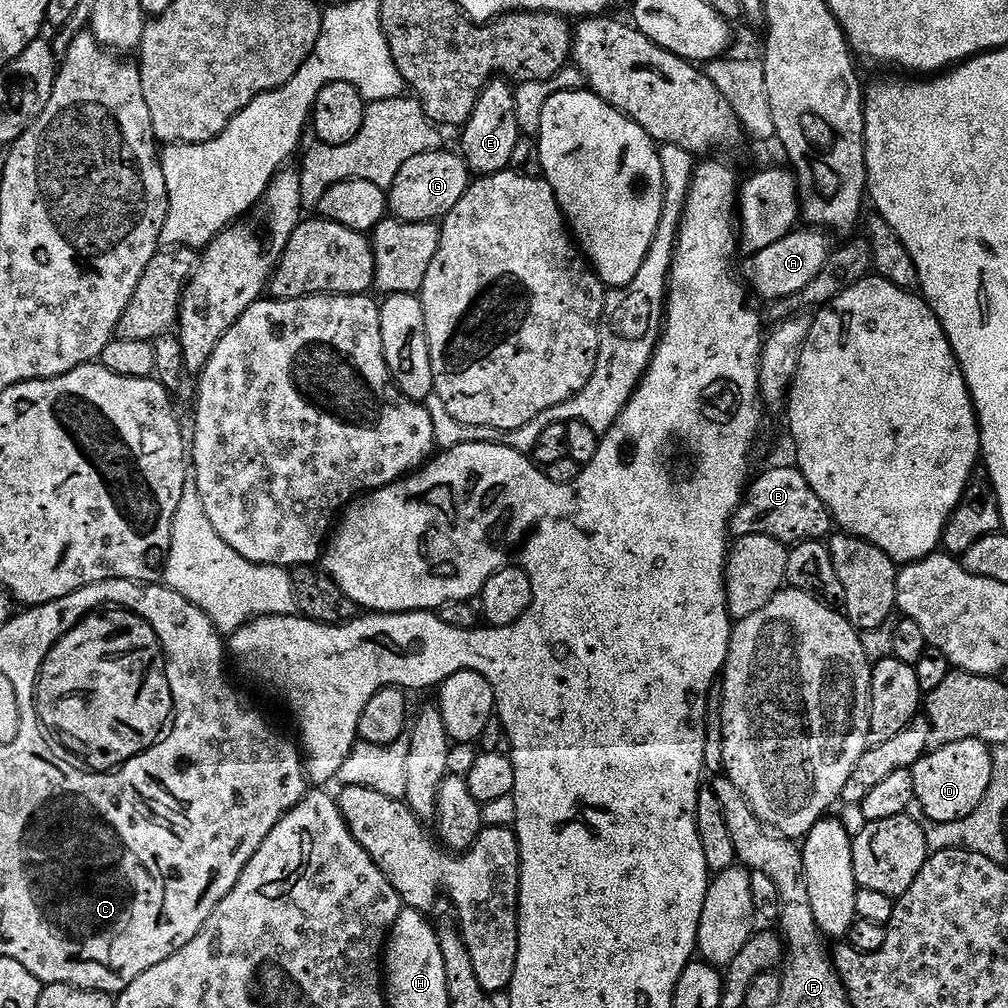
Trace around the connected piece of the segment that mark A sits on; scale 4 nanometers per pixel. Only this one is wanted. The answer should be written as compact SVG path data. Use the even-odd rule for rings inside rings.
M804 226L786 234L786 238L780 239L779 242L766 246L766 250L751 253L749 260L752 261L744 268L745 274L748 275L747 287L755 295L757 292L764 302L797 296L802 290L806 290L806 286L810 286L810 282L814 282L814 277L822 270L822 266L826 266L828 255L834 251L834 244L827 238L829 239L823 231Z

